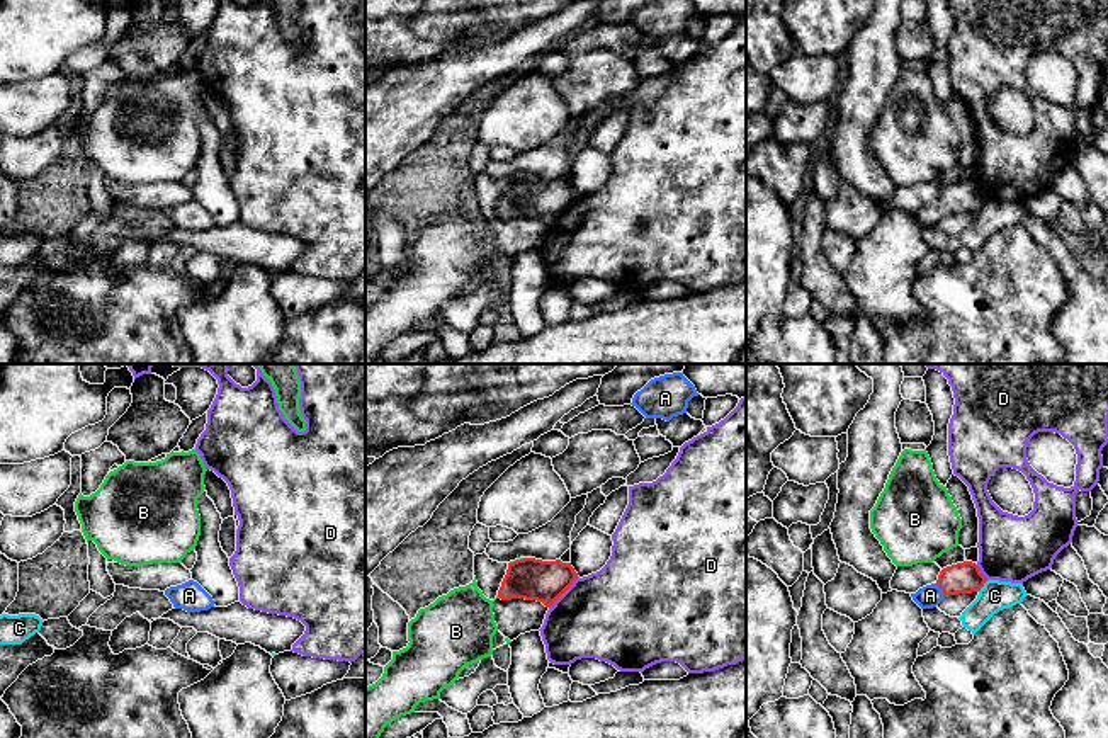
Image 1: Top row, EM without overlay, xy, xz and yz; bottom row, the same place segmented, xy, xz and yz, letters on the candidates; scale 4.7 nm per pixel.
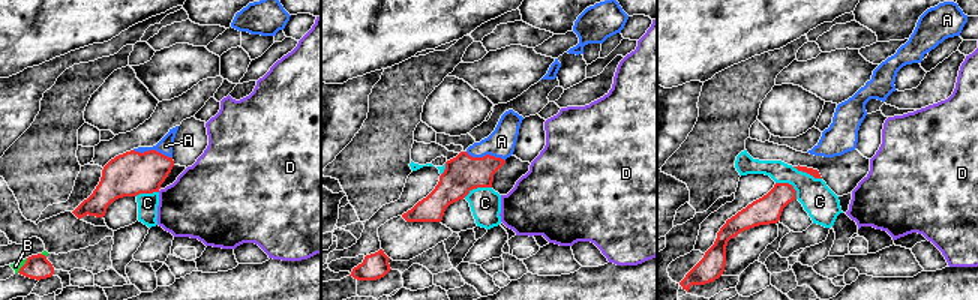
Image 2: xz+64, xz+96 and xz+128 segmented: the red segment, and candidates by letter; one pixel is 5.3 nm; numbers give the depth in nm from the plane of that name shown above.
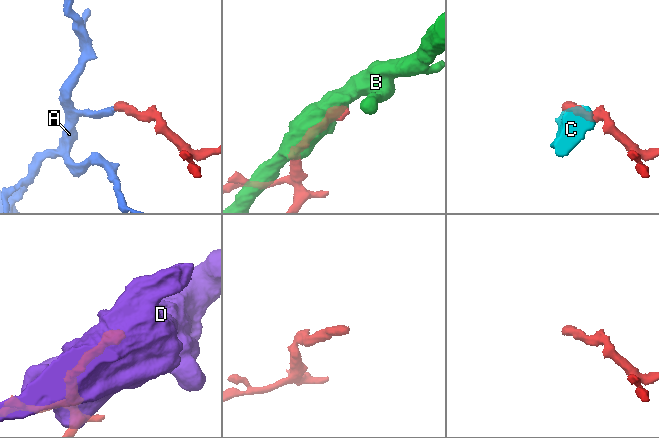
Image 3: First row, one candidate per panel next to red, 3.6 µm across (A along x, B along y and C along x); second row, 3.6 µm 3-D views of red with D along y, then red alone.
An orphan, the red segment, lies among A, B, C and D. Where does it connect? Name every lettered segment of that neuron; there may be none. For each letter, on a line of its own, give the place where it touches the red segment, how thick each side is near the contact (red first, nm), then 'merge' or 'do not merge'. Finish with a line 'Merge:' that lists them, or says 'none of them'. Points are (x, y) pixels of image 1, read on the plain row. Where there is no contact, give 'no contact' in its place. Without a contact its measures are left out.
A: contact yz (942, 208); calibres 150 and 110 nm; merge
B: contact xz (514, 181); calibres 200 and 20 nm; do not merge
C: contact yz (983, 204); calibres 150 and 150 nm; do not merge
D: contact xz (565, 210); calibres 200 and 420 nm; do not merge
Merge: A

